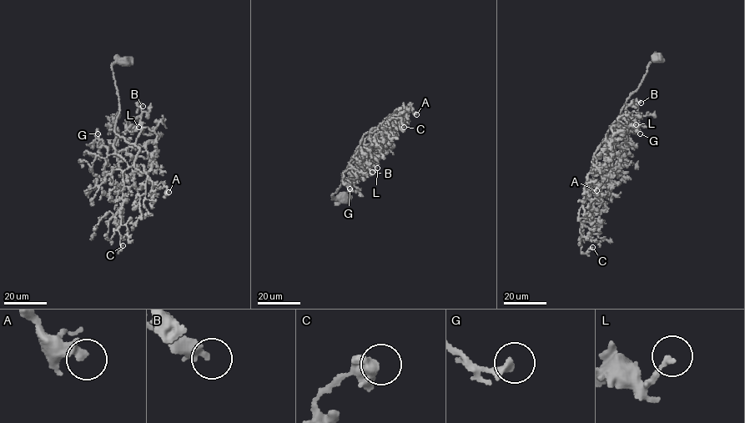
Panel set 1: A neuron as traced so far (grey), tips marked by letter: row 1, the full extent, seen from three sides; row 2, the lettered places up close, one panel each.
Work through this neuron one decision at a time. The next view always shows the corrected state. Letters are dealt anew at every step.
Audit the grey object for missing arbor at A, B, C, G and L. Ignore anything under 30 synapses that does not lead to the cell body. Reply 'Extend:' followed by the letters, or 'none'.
Extend: G

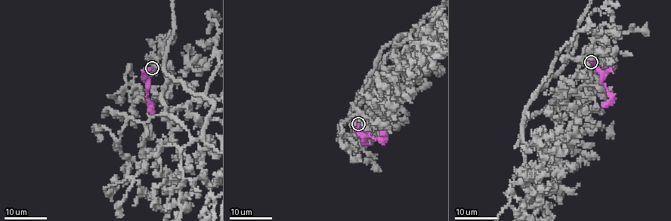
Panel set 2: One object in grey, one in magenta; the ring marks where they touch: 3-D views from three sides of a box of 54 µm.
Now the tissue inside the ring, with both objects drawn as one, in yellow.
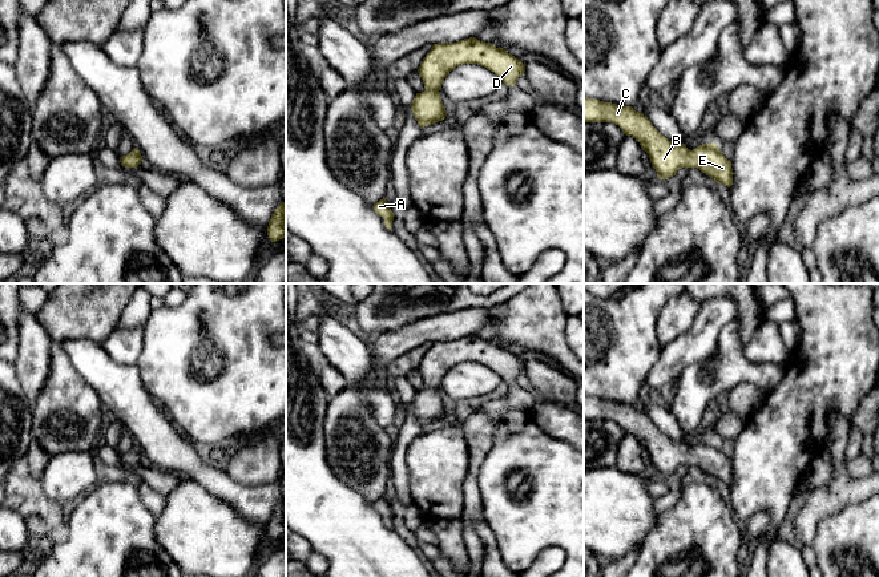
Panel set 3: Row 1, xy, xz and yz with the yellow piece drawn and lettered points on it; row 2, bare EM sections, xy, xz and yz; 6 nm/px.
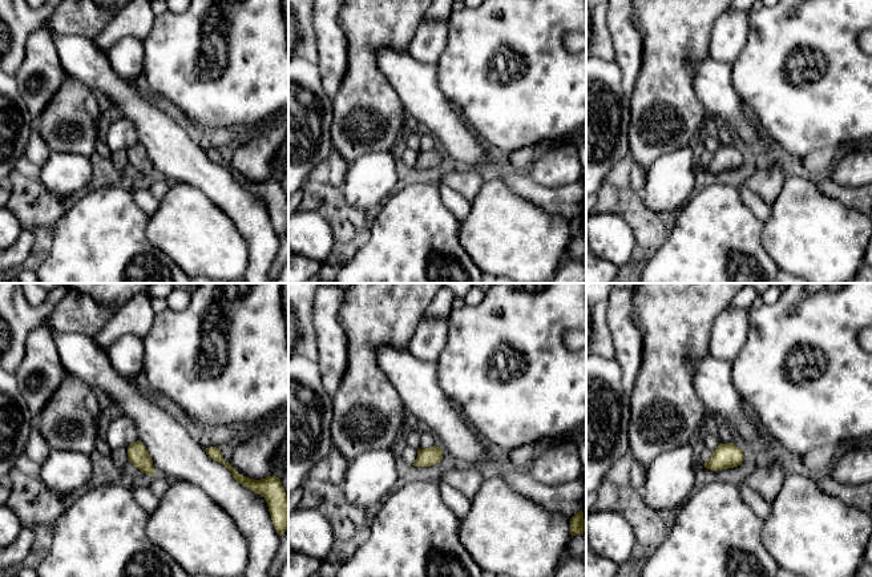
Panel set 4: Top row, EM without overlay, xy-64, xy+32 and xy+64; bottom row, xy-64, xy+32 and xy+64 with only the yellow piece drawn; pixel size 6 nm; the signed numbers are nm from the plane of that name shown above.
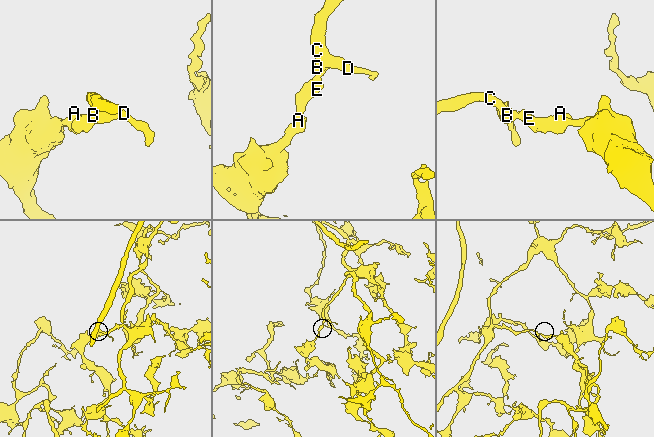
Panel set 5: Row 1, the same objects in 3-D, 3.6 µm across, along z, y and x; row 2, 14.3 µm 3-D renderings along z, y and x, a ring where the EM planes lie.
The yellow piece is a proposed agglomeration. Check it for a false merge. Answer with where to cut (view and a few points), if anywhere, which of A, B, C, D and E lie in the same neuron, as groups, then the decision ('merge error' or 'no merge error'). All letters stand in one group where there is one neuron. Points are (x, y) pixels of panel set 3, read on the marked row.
cut none; groups A B C D E; no merge error

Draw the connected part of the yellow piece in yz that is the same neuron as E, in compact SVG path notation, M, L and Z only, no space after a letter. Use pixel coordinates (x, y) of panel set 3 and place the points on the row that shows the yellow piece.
M584 97L584 122L613 122L626 136L634 137L649 154L660 179L676 175L681 168L697 168L717 183L727 187L733 185L731 161L722 154L717 144L702 144L693 150L685 144L673 144L646 116L632 106Z

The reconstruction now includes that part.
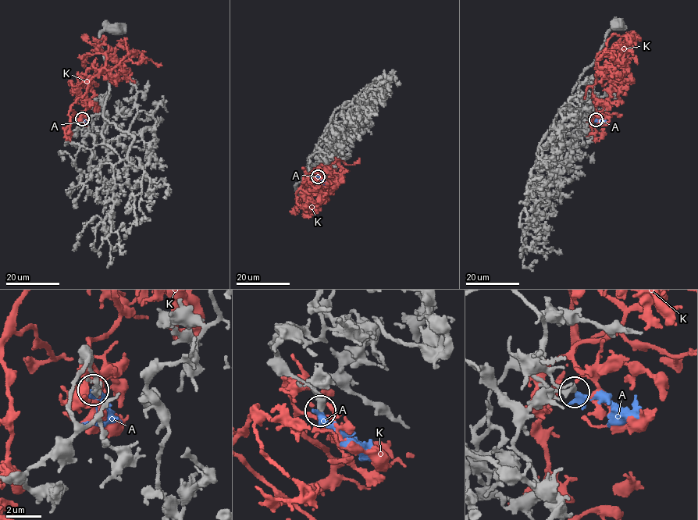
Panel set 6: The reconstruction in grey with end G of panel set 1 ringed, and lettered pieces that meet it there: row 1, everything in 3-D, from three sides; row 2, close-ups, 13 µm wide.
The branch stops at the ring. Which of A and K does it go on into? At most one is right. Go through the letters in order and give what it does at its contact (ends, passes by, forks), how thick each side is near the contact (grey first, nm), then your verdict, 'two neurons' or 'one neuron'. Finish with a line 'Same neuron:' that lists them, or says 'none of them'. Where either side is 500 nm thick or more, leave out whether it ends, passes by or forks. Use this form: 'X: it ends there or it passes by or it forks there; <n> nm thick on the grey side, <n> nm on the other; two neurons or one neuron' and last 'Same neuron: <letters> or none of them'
A: it ends there; 300 nm thick on the grey side, 480 nm on the other; one neuron
K: it passes by; 300 nm thick on the grey side, 180 nm on the other; two neurons
Same neuron: A

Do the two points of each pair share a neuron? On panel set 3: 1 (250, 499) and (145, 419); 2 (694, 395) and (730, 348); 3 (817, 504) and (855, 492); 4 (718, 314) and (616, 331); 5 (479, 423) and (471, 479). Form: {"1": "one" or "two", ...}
{"1": "one", "2": "one", "3": "one", "4": "two", "5": "one"}

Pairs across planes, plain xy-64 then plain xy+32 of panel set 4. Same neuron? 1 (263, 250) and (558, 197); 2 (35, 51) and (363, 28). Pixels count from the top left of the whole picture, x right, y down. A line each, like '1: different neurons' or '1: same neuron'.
1: same neuron
2: different neurons

